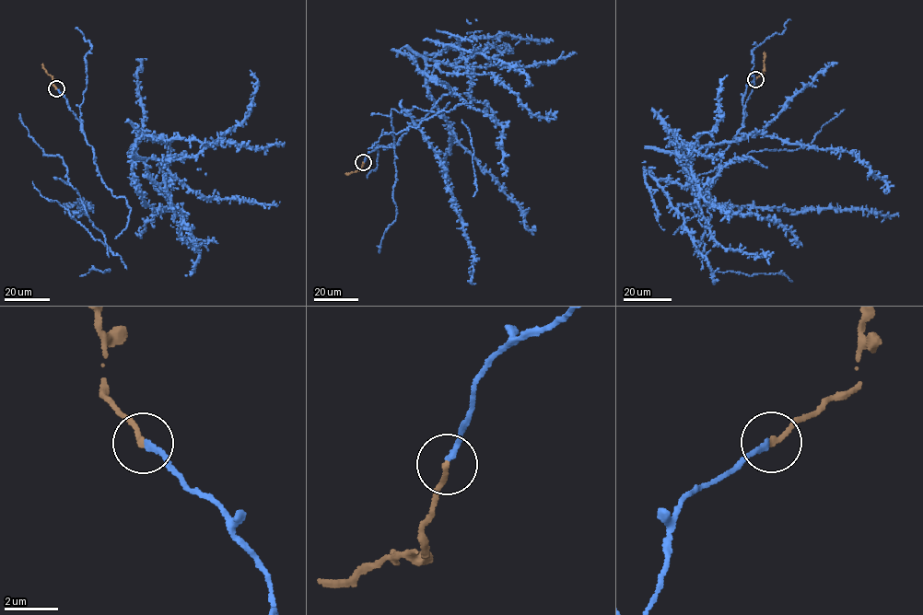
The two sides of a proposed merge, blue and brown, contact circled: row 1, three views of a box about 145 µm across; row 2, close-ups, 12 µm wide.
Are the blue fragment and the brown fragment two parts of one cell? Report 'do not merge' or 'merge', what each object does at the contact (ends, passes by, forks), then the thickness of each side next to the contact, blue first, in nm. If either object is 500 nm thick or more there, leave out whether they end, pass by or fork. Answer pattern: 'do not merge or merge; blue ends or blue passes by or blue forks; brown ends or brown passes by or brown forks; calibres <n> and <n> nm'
merge; blue ends; brown ends; calibres 200 and 180 nm

